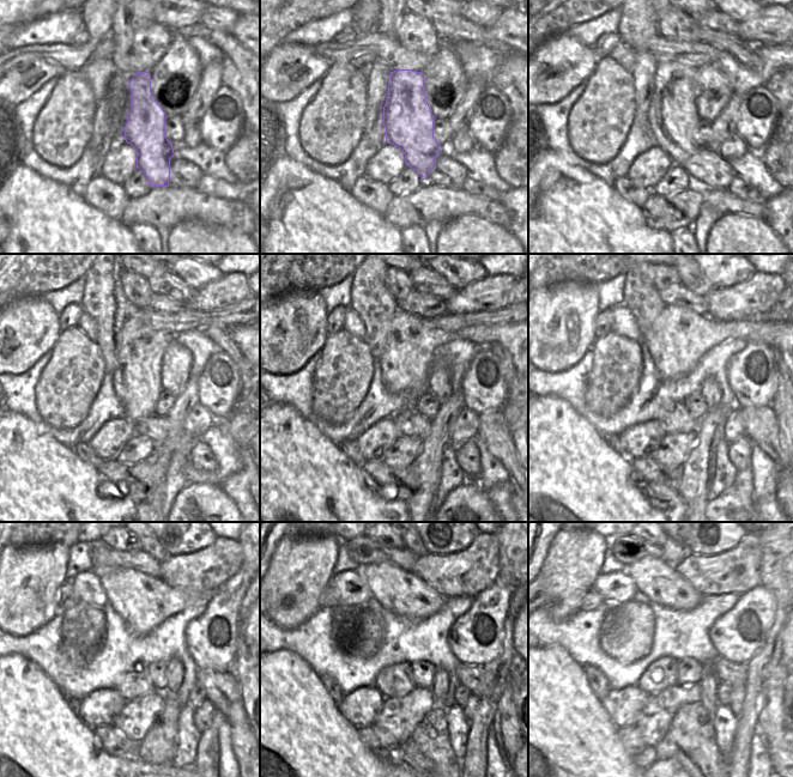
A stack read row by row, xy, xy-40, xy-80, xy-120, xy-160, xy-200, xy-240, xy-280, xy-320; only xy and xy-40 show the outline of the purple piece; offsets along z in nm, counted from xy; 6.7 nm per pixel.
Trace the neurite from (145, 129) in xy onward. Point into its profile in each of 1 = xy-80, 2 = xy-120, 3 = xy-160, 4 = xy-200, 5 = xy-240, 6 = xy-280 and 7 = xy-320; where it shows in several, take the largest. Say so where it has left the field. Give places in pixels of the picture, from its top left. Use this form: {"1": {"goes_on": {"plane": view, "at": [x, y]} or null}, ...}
{"1": {"goes_on": {"plane": "xy-80", "at": [672, 115]}}, "2": {"goes_on": {"plane": "xy-120", "at": [137, 380]}}, "3": {"goes_on": {"plane": "xy-160", "at": [412, 343]}}, "4": {"goes_on": {"plane": "xy-200", "at": [678, 338]}}, "5": {"goes_on": {"plane": "xy-240", "at": [143, 602]}}, "6": {"goes_on": {"plane": "xy-280", "at": [403, 593]}}, "7": {"goes_on": {"plane": "xy-320", "at": [659, 582]}}}

